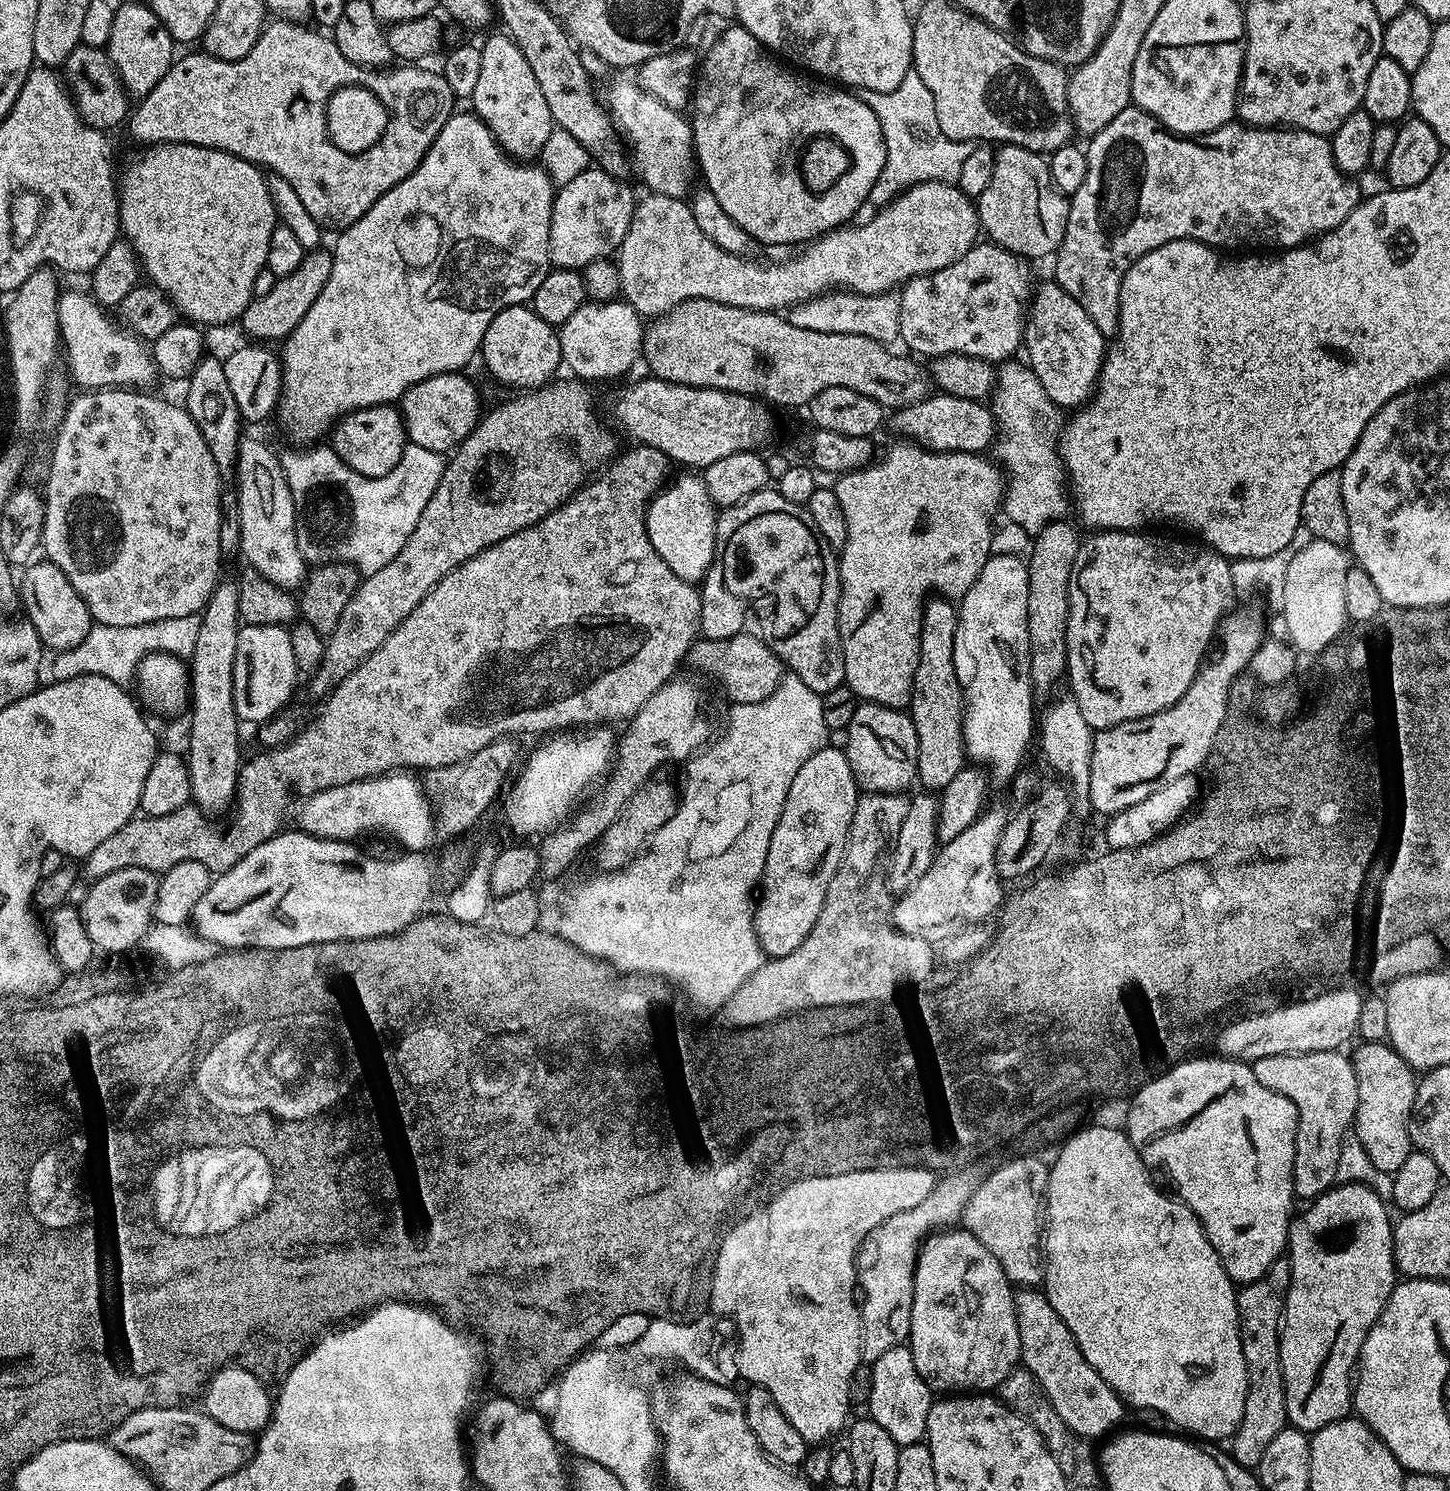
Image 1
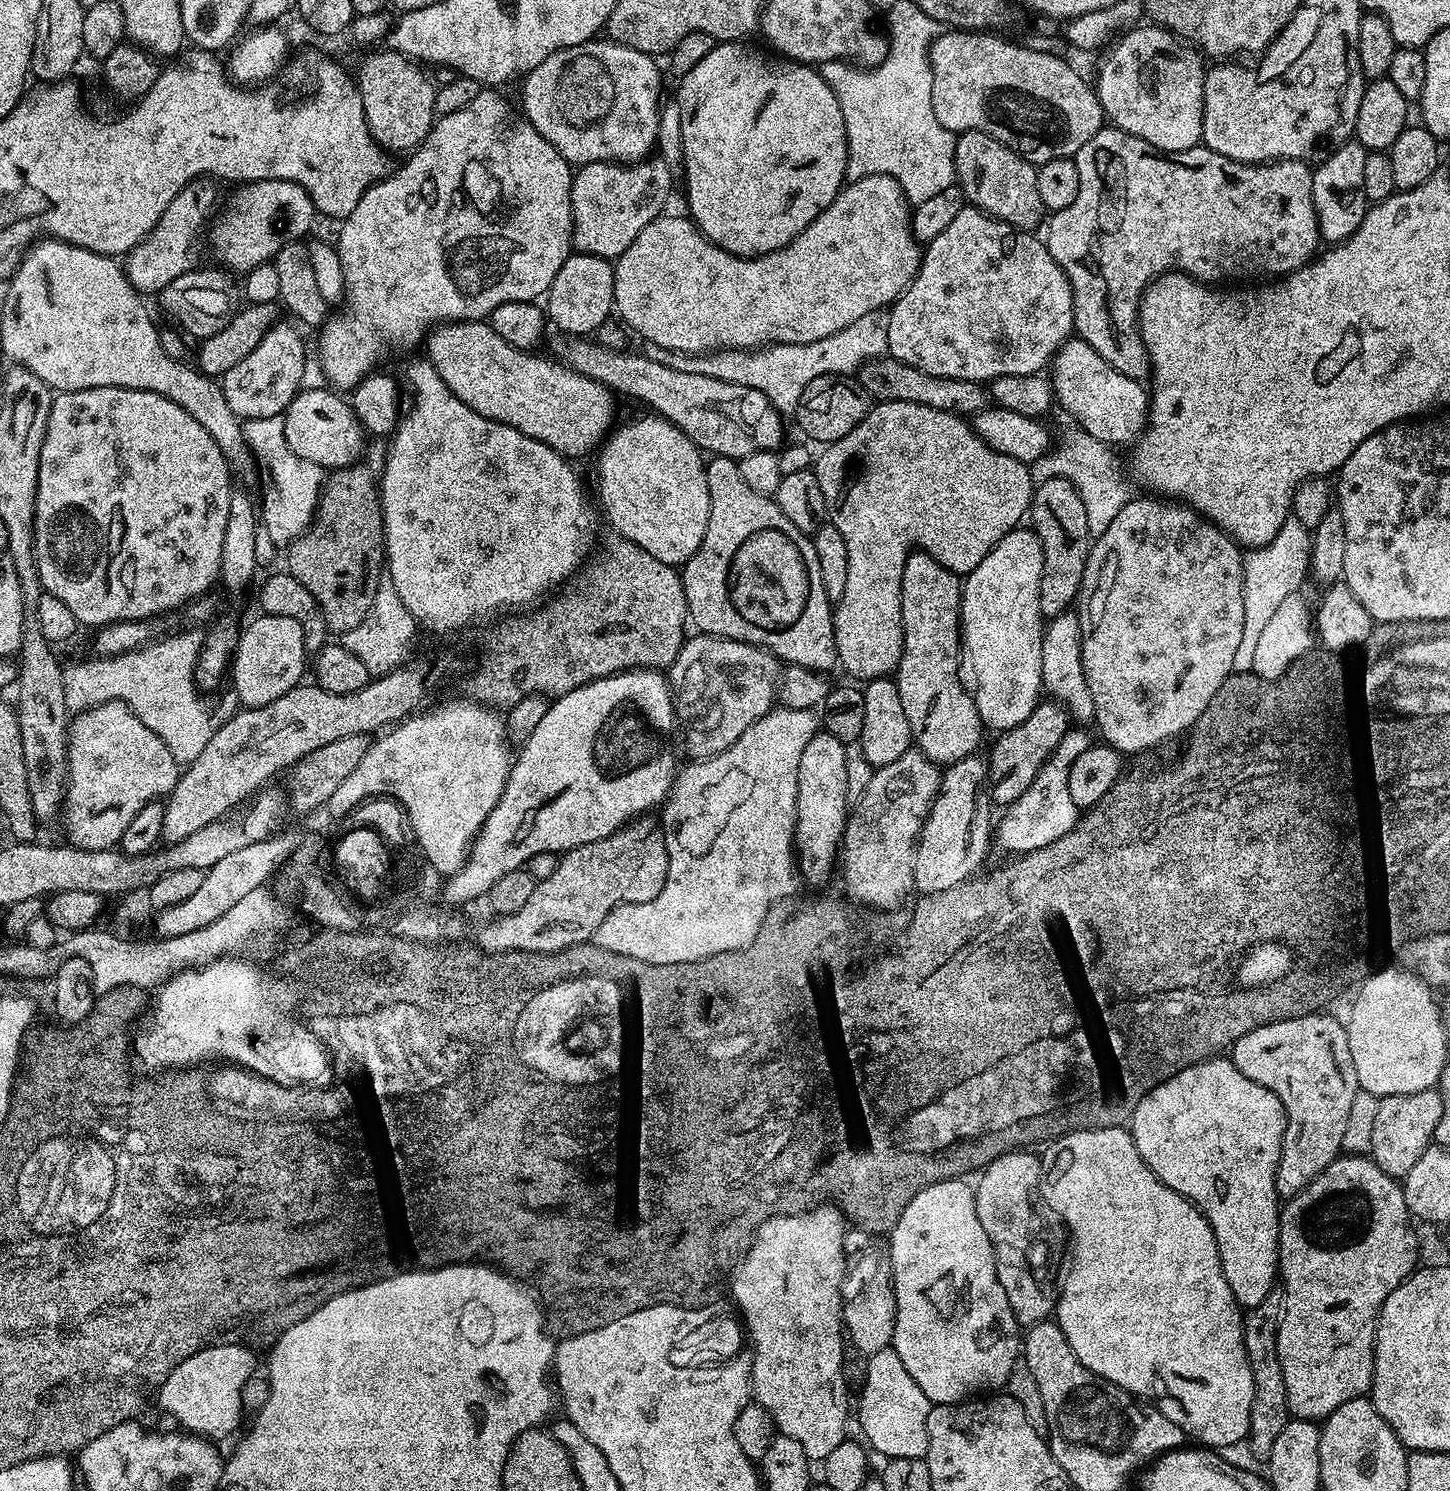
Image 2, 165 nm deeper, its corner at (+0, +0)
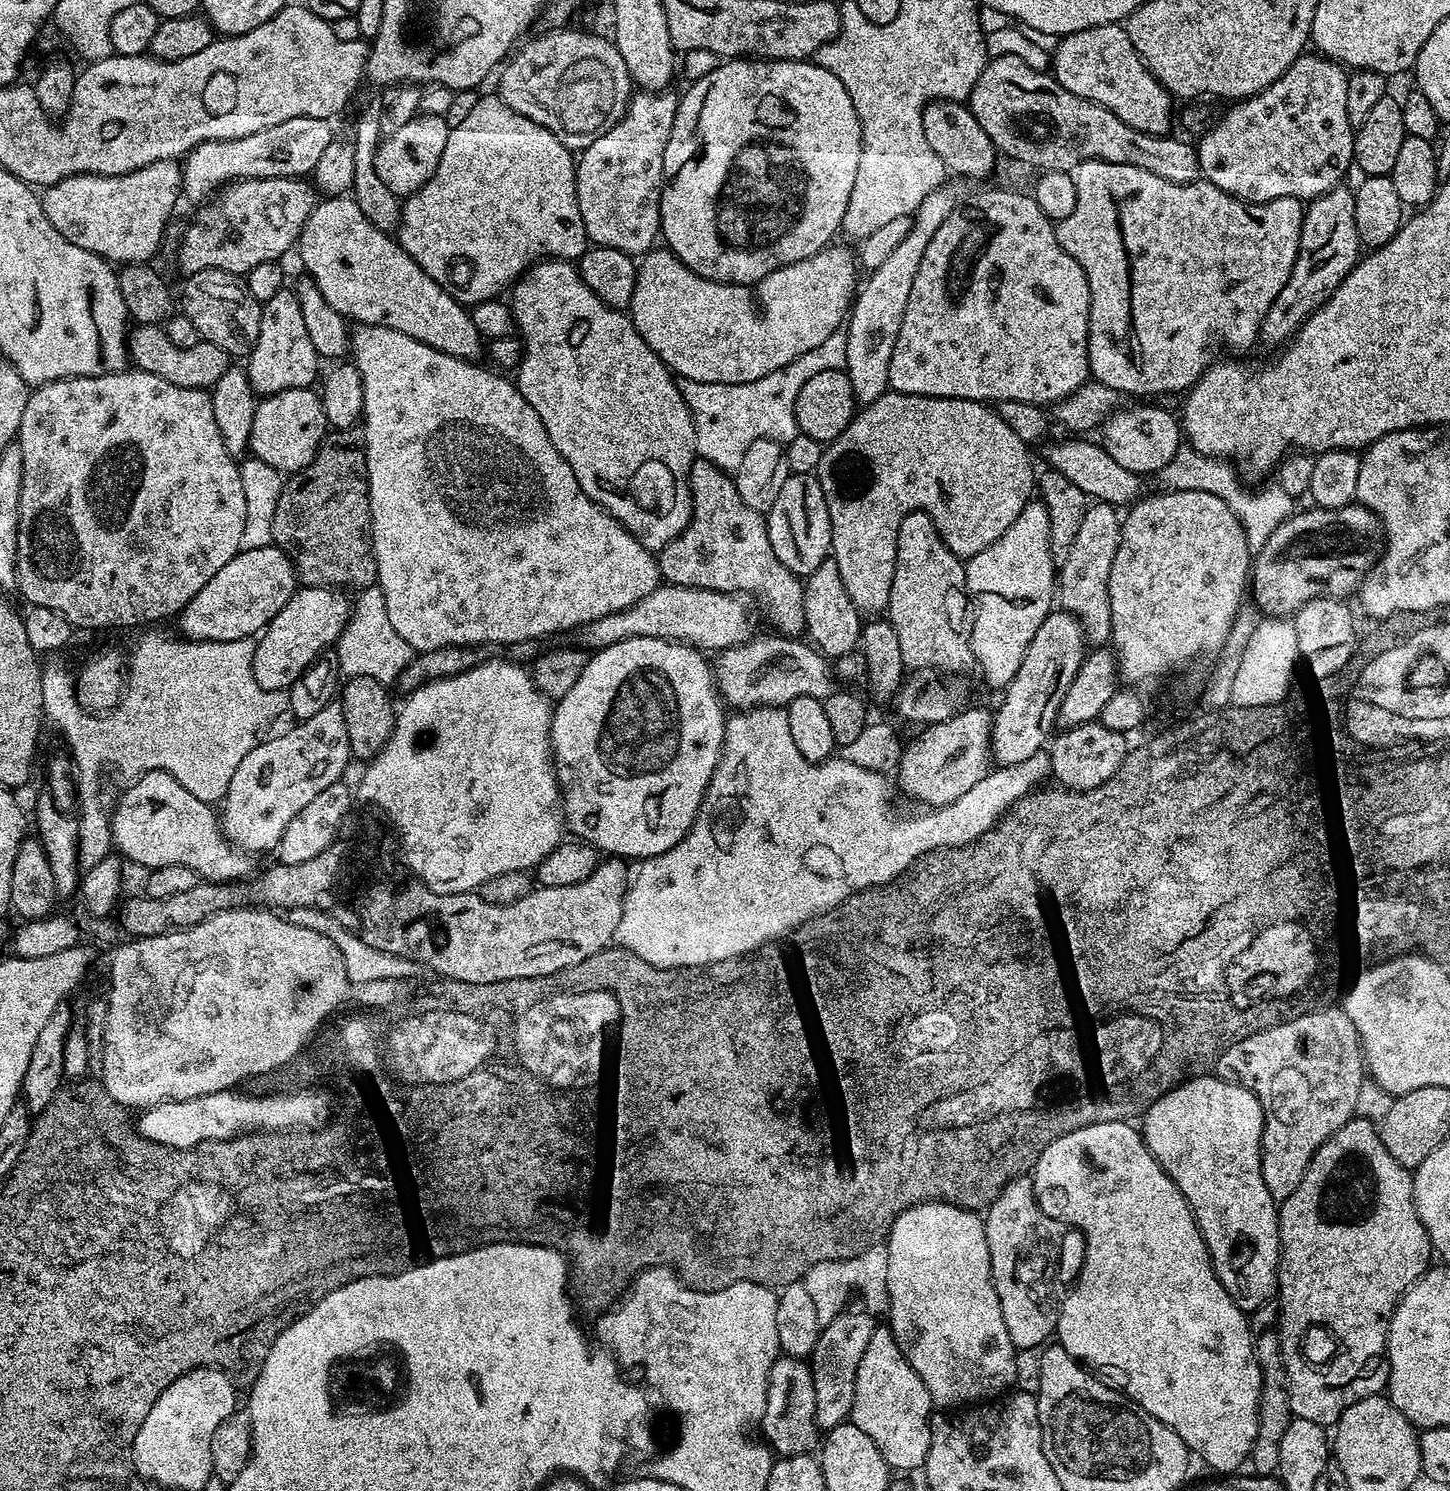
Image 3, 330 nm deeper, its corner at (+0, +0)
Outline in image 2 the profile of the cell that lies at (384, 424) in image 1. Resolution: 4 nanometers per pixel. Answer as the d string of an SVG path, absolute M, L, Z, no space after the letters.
M325 386L320 389L306 389L299 391L290 402L290 406L284 411L285 442L294 454L300 459L309 459L326 469L344 468L348 463L355 463L361 459L360 451L364 448L366 433L360 426L360 420L352 412L351 403L344 400L343 395L337 394L331 387Z

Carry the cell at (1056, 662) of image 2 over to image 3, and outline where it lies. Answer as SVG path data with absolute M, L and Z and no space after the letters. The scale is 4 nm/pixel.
M1089 503L1082 527L1059 565L1055 595L1063 611L1075 616L1082 626L1085 641L1092 646L1104 646L1111 641L1110 622L1110 566L1114 566L1114 554L1118 554L1122 516L1111 504Z

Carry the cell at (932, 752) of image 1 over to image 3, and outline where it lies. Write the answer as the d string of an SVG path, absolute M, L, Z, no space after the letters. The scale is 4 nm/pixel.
M911 512L902 518L896 535L894 582L890 586L886 618L894 626L894 634L898 634L898 647L904 652L902 662L905 669L939 670L944 673L968 672L972 668L973 671L976 659L972 649L970 597L964 573L965 567L965 561L955 556L944 545L944 540L936 531L934 522L925 512Z

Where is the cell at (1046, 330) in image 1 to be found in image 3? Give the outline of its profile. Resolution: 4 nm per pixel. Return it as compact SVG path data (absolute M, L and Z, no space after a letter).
M1140 402L1137 408L1121 406L1104 421L1102 447L1108 451L1110 458L1126 470L1137 474L1154 474L1166 466L1174 458L1174 454L1182 446L1182 424L1156 402Z

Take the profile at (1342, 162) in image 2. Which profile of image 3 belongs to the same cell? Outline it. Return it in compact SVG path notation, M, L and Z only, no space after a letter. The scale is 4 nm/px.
M1341 186L1316 197L1305 207L1300 249L1294 270L1290 270L1290 278L1286 286L1282 286L1282 294L1274 298L1274 306L1270 306L1262 322L1258 337L1261 345L1287 345L1299 333L1301 326L1332 297L1356 261L1361 259L1362 245L1358 238L1358 226L1354 226L1355 197L1355 191Z

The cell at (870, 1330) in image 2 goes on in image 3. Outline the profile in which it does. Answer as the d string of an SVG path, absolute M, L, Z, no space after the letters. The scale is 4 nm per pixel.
M845 1310L821 1327L820 1337L810 1355L812 1381L816 1391L817 1429L827 1430L849 1419L858 1362L862 1362L862 1354L866 1354L866 1346L870 1346L870 1338L877 1327L877 1321L864 1310Z

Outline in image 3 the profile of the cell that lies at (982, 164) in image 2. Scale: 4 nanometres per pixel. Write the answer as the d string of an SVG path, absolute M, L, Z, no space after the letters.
M930 100L922 114L922 126L930 148L945 169L951 175L952 172L956 175L953 177L969 176L972 180L980 180L995 170L998 150L993 146L990 134L978 126L978 118L974 118L967 103L959 100Z

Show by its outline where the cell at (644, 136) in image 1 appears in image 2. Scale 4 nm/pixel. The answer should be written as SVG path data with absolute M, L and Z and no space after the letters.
M611 38L600 39L550 54L522 80L523 115L573 166L599 160L635 162L656 148L662 107L657 61Z

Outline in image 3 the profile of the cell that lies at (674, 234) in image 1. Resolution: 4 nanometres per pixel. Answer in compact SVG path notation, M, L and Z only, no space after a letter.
M829 246L818 254L766 274L757 284L723 284L707 280L667 250L652 250L639 261L630 315L638 334L677 377L703 384L758 382L782 366L790 366L830 334L841 331L858 291L858 260L848 248Z

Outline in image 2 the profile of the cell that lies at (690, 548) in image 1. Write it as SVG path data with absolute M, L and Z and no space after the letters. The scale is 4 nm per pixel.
M655 414L647 415L648 416L640 416L637 420L632 420L629 424L622 425L621 428L619 425L619 427L599 445L598 453L600 452L600 457L596 460L596 496L600 499L600 508L608 515L608 520L612 523L613 530L616 531L613 533L615 533L617 537L642 546L642 550L646 550L646 554L658 558L658 562L671 564L673 566L682 566L698 550L698 546L702 546L702 538L706 534L706 526L710 518L710 490L708 489L706 474L704 473L706 460L702 455L701 449L697 448L694 441L692 441L681 428L674 426L670 421L665 420L663 416Z

